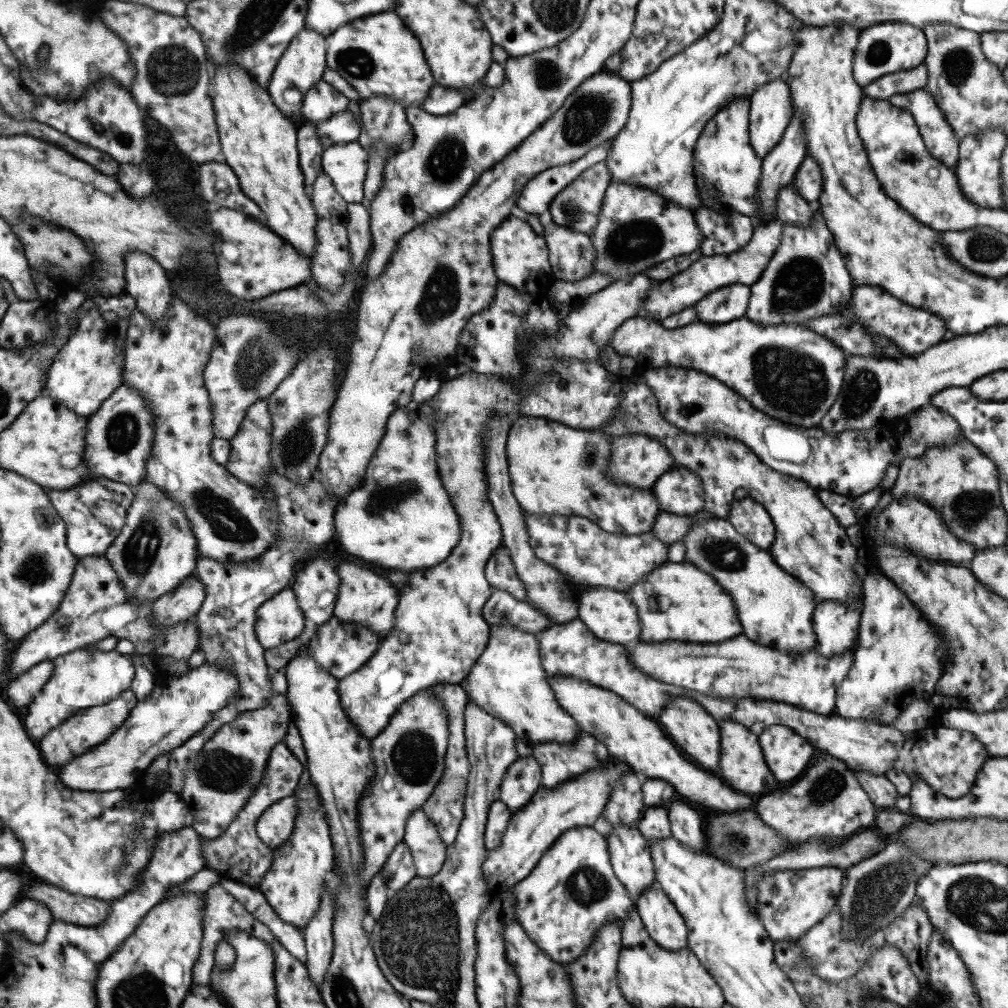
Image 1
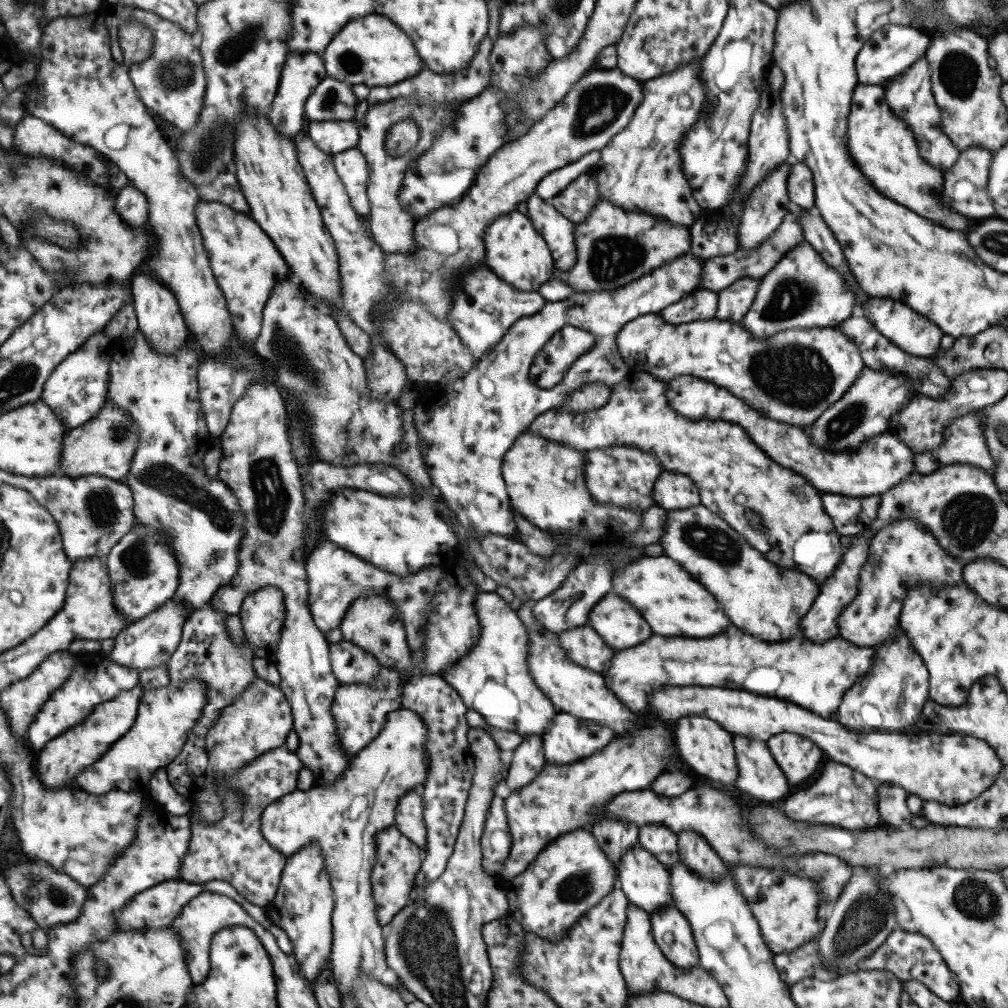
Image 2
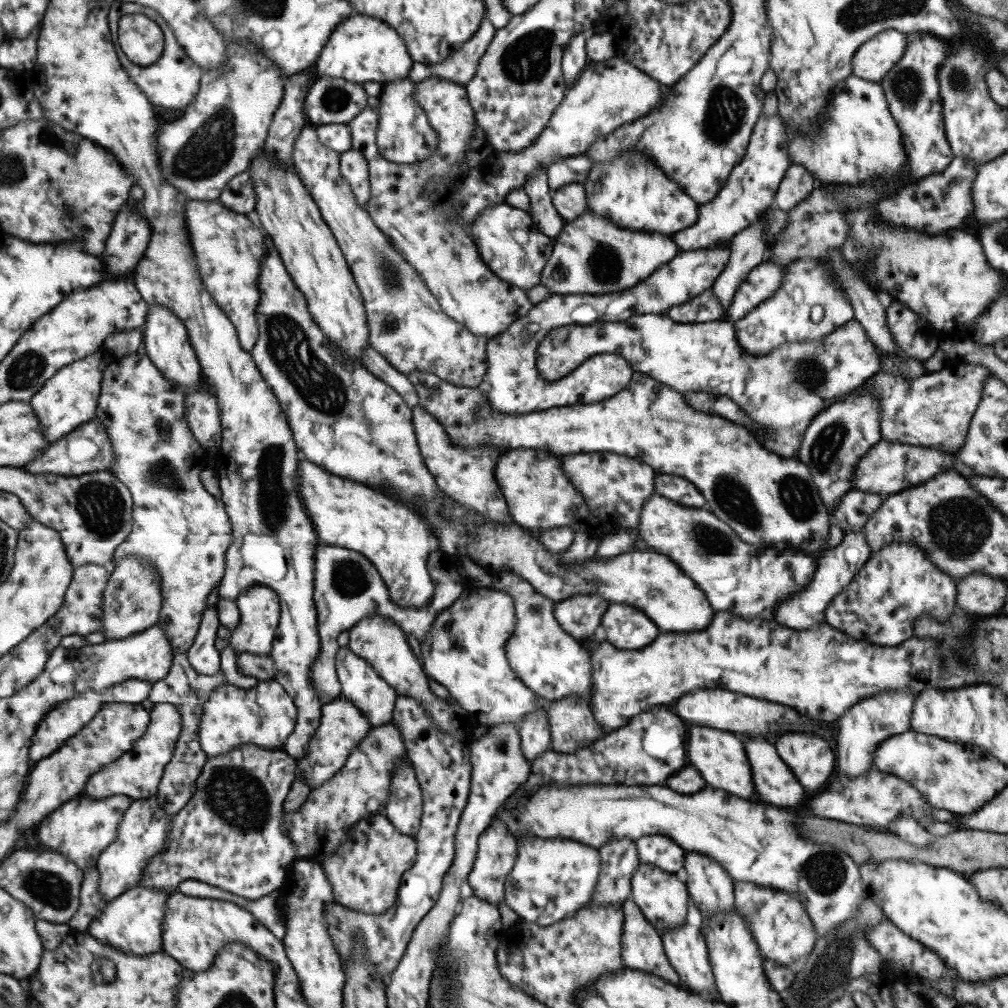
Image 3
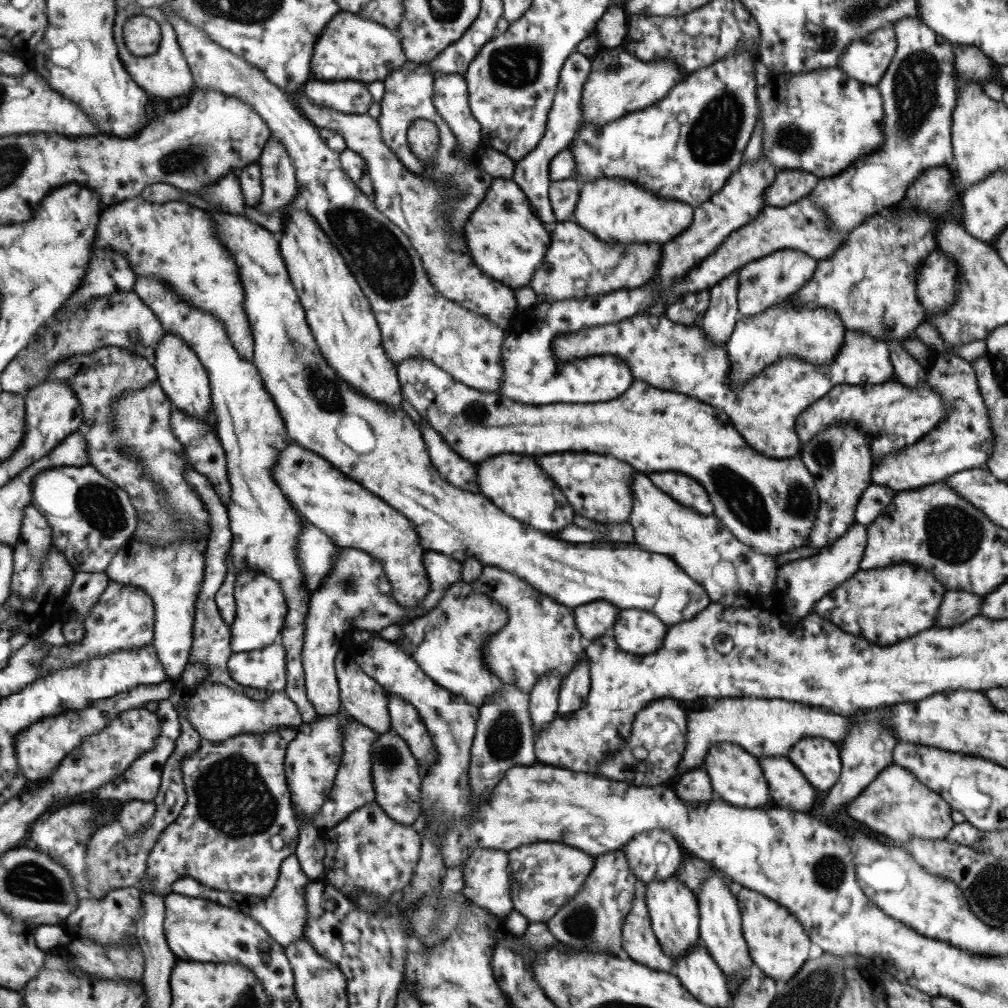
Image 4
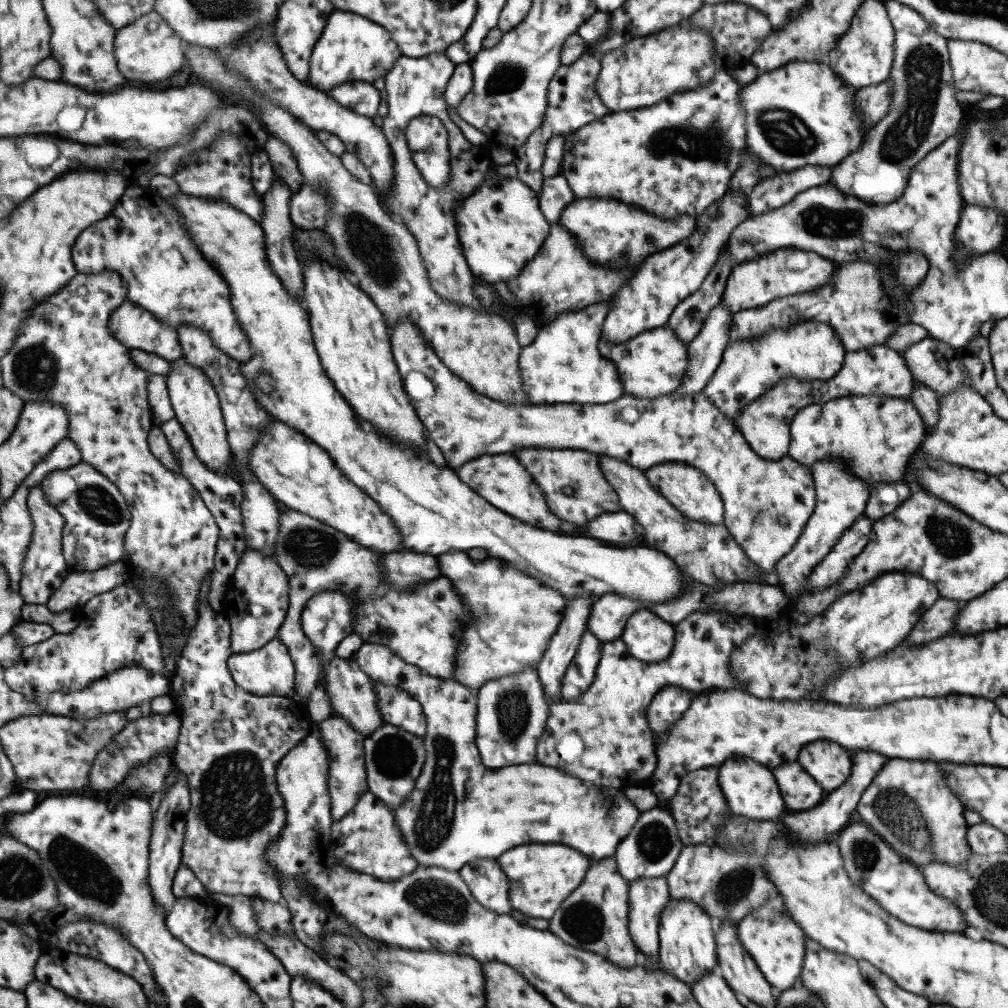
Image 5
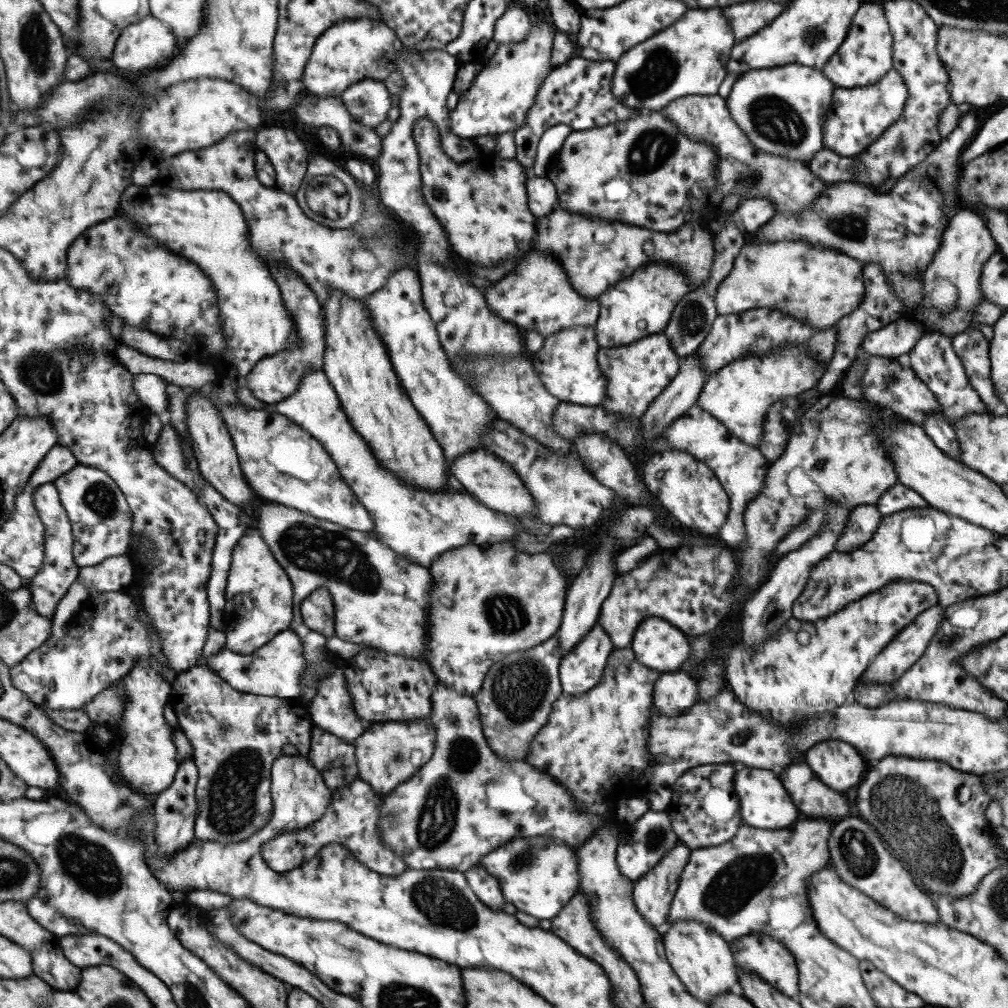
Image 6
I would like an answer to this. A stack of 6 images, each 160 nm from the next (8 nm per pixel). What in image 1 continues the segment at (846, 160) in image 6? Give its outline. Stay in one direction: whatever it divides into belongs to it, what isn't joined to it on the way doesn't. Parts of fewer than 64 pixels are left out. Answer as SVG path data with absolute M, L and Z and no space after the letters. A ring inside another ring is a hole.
M806 156L797 167L791 182L796 193L810 205L816 204L821 194L821 175L819 165L810 156Z

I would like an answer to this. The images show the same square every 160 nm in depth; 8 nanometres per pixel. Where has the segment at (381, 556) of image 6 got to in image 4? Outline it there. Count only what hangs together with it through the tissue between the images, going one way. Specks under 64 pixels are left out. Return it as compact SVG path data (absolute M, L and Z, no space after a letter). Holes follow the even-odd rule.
M304 519L304 532L300 534L300 565L304 569L304 586L308 586L311 594L320 588L320 584L328 575L332 564L339 553L339 546L331 544L331 538L317 526L313 526L309 520ZM462 580L449 585L444 595L436 602L428 613L414 619L399 621L401 634L394 642L419 665L419 668L435 683L450 693L463 697L465 702L479 708L485 699L500 693L503 682L484 665L484 646L507 622L505 609L487 594L479 594L472 590L470 583Z

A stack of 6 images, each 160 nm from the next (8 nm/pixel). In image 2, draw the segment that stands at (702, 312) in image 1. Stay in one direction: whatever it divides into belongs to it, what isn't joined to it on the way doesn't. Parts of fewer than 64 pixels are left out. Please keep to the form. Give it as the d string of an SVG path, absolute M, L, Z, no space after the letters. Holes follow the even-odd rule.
M739 278L716 294L715 319L738 323L749 311L759 279Z

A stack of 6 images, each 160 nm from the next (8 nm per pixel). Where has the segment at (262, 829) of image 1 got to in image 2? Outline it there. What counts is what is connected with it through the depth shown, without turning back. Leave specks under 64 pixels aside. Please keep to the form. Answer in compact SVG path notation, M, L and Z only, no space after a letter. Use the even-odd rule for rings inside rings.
M397 709L385 715L385 723L375 740L369 742L352 757L352 764L343 772L340 780L331 786L316 786L312 790L296 792L285 796L281 801L270 804L262 817L265 838L289 856L295 855L304 846L316 842L324 854L324 860L335 892L335 908L332 909L332 948L329 962L333 980L339 995L353 989L358 978L364 974L380 980L388 966L384 955L384 936L382 926L376 918L371 885L371 872L377 860L377 834L394 826L396 803L409 790L419 791L425 782L429 768L427 763L427 729L421 717L411 710Z

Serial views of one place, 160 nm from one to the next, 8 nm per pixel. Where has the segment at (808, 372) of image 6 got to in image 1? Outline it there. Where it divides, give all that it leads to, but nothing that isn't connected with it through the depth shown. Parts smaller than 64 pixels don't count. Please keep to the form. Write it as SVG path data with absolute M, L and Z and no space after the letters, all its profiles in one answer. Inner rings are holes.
M812 204L812 224L796 227L785 224L779 244L761 277L749 285L750 295L745 317L763 327L801 325L809 319L835 314L850 302L853 285L845 262L837 251L833 235L824 225L817 204Z

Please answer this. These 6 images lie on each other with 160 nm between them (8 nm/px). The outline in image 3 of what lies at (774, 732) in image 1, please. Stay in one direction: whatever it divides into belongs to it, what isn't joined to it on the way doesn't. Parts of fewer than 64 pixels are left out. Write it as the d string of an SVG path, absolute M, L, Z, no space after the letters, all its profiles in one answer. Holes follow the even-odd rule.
M791 732L783 734L773 746L805 790L825 788L835 774L837 765L831 742L811 733Z

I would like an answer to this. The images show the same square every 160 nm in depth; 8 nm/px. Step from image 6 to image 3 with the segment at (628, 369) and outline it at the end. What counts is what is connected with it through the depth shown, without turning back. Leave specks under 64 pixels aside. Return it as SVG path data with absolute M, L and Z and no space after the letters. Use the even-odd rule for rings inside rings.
M641 312L639 315L631 316L625 321L611 322L611 321L598 321L589 325L576 325L567 324L565 326L560 326L550 330L543 338L542 341L537 345L536 348L536 367L537 376L547 380L547 382L555 382L569 374L573 371L573 368L577 368L578 364L583 363L585 358L589 358L596 354L618 354L627 363L629 363L630 370L633 372L639 372L649 376L651 379L657 380L662 385L666 385L671 389L675 389L677 392L710 392L711 394L721 394L723 396L729 397L737 406L745 413L748 414L749 418L752 418L752 422L758 426L758 428L764 428L764 432L755 433L755 430L749 431L753 433L754 437L763 445L769 452L776 454L780 457L794 458L796 452L800 448L800 442L804 433L804 430L808 427L811 419L821 411L821 406L824 402L832 399L833 397L838 397L850 393L851 391L863 386L869 379L871 379L880 369L880 360L878 359L878 354L874 344L867 338L863 327L854 319L845 322L844 325L838 326L835 330L832 330L827 336L823 337L822 340L817 340L813 342L801 341L801 342L784 342L774 348L771 352L767 354L762 354L761 356L756 356L753 354L747 354L742 348L737 344L734 328L731 322L724 320L713 320L711 322L697 322L697 323L678 323L673 322L665 314L645 314Z

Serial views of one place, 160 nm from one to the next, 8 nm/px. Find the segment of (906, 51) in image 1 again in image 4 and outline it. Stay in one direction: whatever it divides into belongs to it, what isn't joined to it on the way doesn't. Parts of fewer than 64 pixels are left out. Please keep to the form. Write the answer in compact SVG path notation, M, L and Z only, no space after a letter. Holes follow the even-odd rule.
M891 25L872 30L865 38L845 46L837 58L837 66L849 78L865 85L876 85L896 51Z

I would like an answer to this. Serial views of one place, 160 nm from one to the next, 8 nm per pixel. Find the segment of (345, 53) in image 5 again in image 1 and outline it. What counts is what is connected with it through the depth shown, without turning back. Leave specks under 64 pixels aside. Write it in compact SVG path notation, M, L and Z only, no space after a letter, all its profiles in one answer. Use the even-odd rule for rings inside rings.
M381 11L381 14L370 14L365 18L357 18L343 26L336 28L330 37L325 37L326 68L339 74L346 80L358 94L358 100L382 96L397 101L404 110L407 107L420 107L426 99L427 93L434 83L430 68L425 62L424 54L421 54L421 46L417 38L403 26L403 22L393 12Z

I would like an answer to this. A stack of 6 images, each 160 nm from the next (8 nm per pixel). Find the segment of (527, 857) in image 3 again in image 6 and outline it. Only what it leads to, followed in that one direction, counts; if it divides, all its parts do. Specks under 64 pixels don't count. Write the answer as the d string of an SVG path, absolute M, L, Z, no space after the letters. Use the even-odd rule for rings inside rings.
M513 838L481 858L478 865L498 882L505 902L529 914L529 920L547 923L578 890L577 856L569 848L555 844L553 838Z

